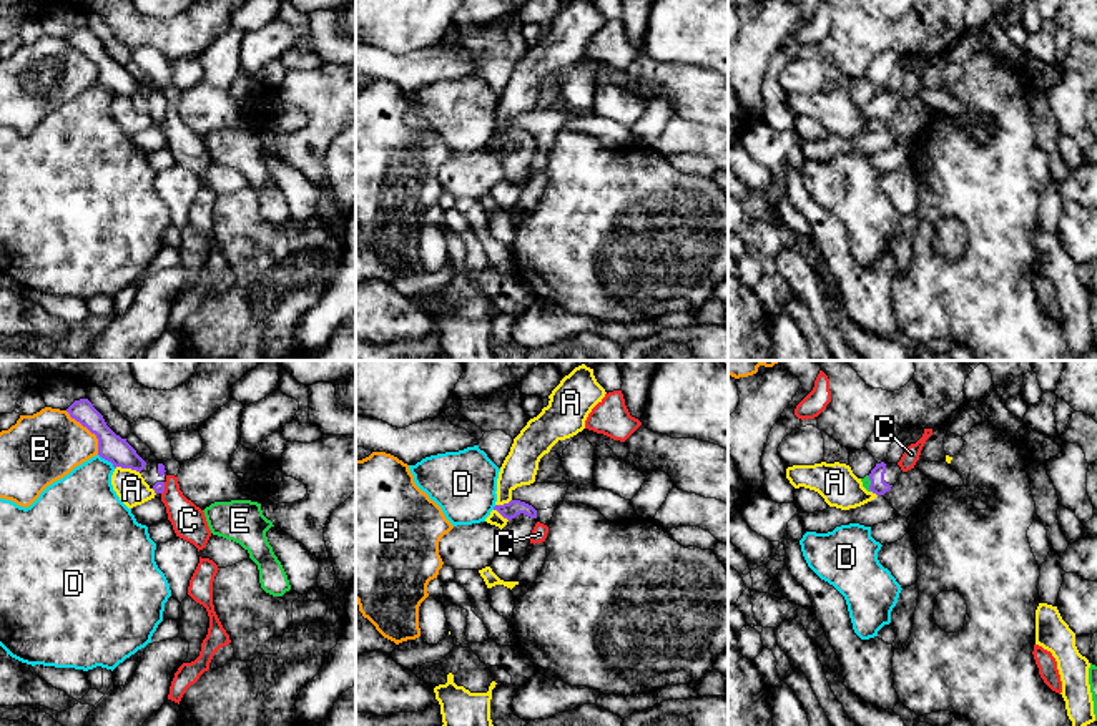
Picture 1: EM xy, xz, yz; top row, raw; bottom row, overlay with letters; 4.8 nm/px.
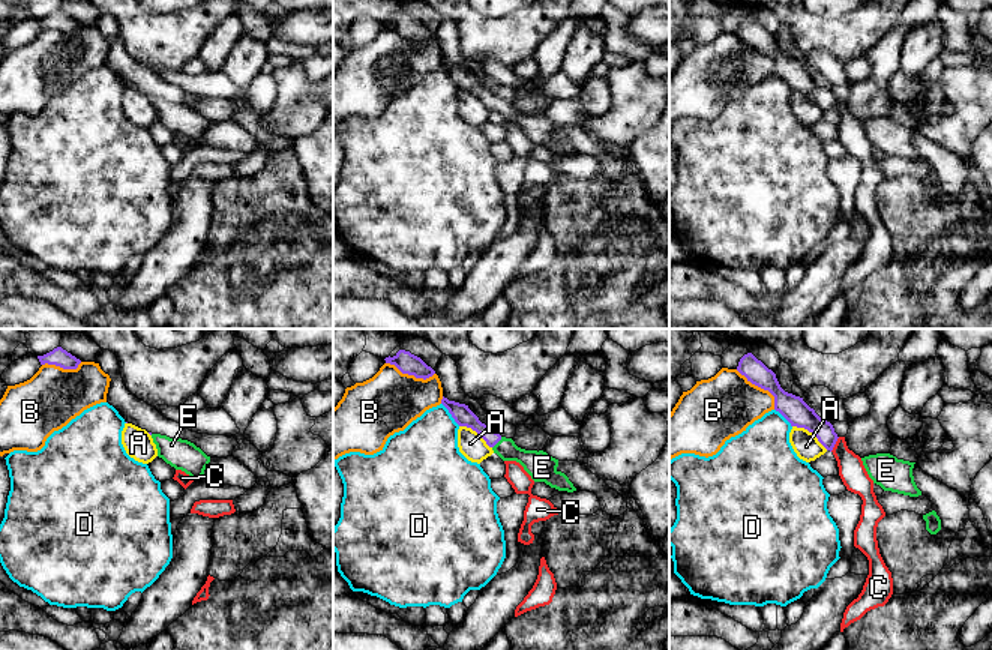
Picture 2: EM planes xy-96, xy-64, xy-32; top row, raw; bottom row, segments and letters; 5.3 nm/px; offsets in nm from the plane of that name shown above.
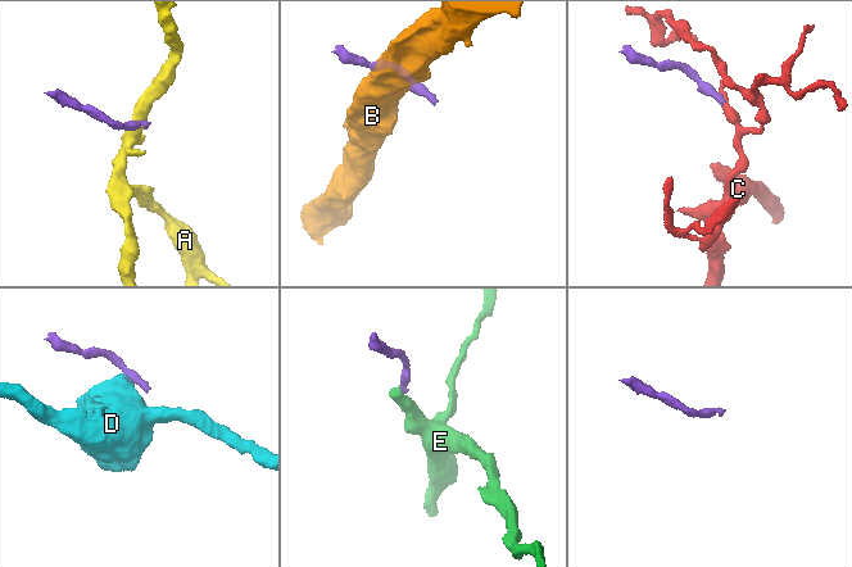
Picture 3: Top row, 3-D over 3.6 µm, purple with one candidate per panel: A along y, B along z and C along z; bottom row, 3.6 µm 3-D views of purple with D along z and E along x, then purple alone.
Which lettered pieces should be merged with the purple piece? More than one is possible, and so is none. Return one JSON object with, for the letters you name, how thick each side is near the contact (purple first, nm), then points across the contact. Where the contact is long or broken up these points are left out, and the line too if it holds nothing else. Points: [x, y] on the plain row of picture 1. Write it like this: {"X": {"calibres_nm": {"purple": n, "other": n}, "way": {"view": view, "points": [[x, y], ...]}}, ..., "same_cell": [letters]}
{"E": {"calibres_nm": {"purple": 80, "other": 50}, "way": {"view": "yz", "points": [[878, 113], [871, 112], [866, 110]]}}, "same_cell": ["E"]}

